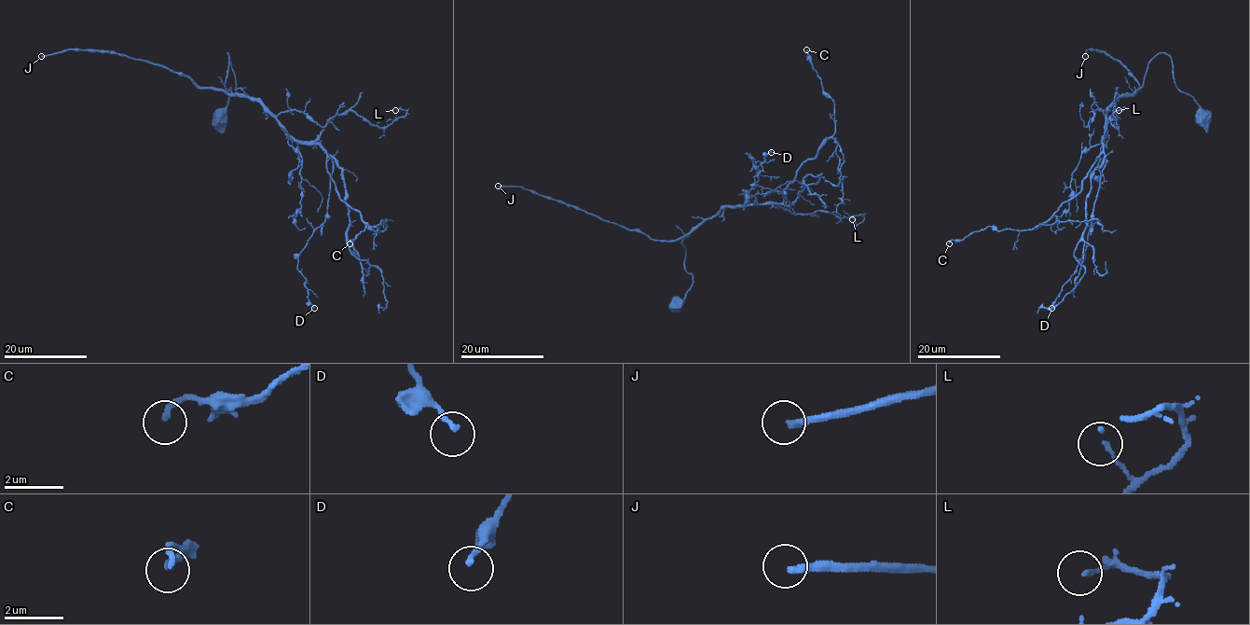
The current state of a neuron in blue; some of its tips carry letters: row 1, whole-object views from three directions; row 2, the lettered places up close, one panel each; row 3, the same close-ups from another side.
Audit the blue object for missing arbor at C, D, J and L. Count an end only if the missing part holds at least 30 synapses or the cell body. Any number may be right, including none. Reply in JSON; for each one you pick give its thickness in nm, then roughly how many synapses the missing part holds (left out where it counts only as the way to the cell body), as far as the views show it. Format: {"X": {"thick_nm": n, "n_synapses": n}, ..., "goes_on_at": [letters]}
{"J": {"thick_nm": 240, "n_synapses": 160}, "goes_on_at": ["J"]}

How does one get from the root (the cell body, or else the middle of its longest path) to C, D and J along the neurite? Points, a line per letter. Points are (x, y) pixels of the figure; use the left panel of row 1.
C: (217, 116), (236, 90), (228, 53), (225, 86), (316, 142), (338, 197), (377, 229), (350, 243)
D: (217, 116), (236, 90), (228, 53), (225, 86), (331, 159), (326, 219), (298, 256), (314, 308)
J: (217, 116), (236, 90), (228, 53), (225, 90), (199, 88), (183, 75), (116, 53), (64, 49), (41, 56)

